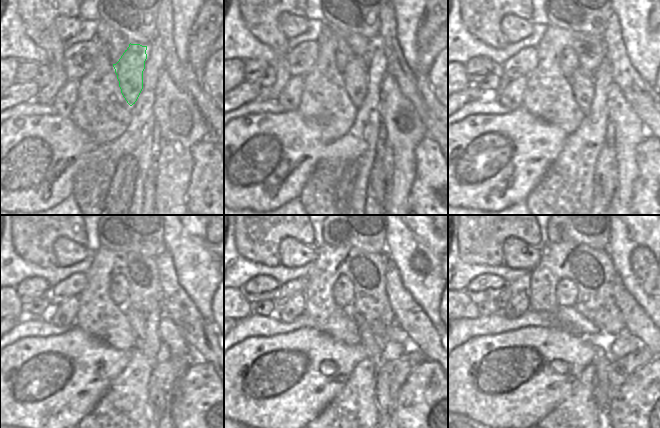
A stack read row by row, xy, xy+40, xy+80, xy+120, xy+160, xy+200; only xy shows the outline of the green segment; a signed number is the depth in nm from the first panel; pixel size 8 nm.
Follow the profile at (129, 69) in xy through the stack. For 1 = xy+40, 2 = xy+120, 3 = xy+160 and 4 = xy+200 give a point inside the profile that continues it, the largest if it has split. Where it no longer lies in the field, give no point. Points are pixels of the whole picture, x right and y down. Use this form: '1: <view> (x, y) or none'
1: xy+40 (354, 74)
2: xy+120 (137, 319)
3: xy+160 (366, 338)
4: xy+200 (603, 358)

